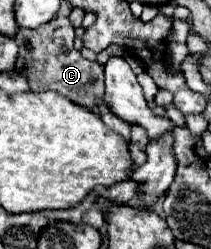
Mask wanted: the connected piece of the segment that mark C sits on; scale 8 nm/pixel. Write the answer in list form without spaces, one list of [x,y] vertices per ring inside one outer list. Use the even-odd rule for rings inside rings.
[[[56,16],[54,20],[28,30],[28,28],[18,28],[16,32],[16,42],[20,46],[18,50],[18,60],[16,60],[16,70],[20,76],[24,76],[30,84],[30,90],[42,92],[42,90],[54,90],[60,96],[94,110],[96,114],[98,104],[96,100],[104,100],[104,66],[98,64],[96,60],[84,58],[76,48],[74,48],[74,26],[66,16]]]

